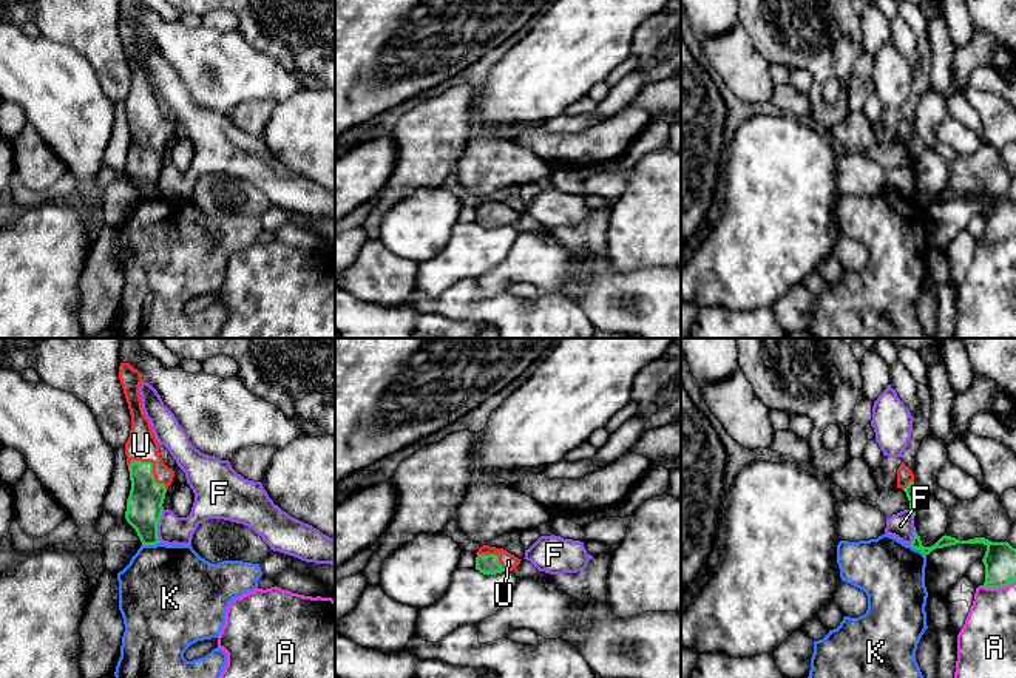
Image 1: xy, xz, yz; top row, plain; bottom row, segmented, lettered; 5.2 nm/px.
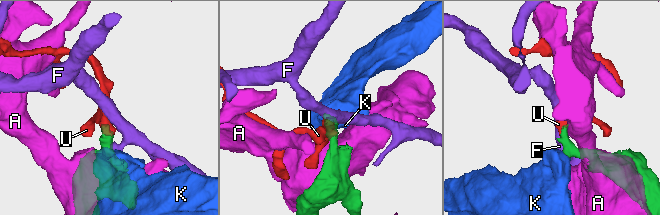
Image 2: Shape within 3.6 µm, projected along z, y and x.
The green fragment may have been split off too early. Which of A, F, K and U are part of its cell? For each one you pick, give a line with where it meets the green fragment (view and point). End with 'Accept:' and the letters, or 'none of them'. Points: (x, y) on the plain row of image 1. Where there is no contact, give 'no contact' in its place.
U: meets green in xy at (152, 121)
Accept: U

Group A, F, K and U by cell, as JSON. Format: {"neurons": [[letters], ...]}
{"neurons": [["A"], ["F"], ["K"], ["U"]]}

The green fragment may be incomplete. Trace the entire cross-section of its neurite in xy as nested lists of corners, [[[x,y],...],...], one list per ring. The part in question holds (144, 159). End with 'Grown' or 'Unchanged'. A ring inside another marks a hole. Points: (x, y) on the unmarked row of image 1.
[[[120,17],[119,34],[131,69],[130,91],[125,97],[131,144],[127,153],[127,176],[136,184],[142,199],[159,198],[157,178],[164,165],[164,153],[174,125],[159,107],[150,74],[142,63],[139,40],[142,28],[130,17]]]. Grown

